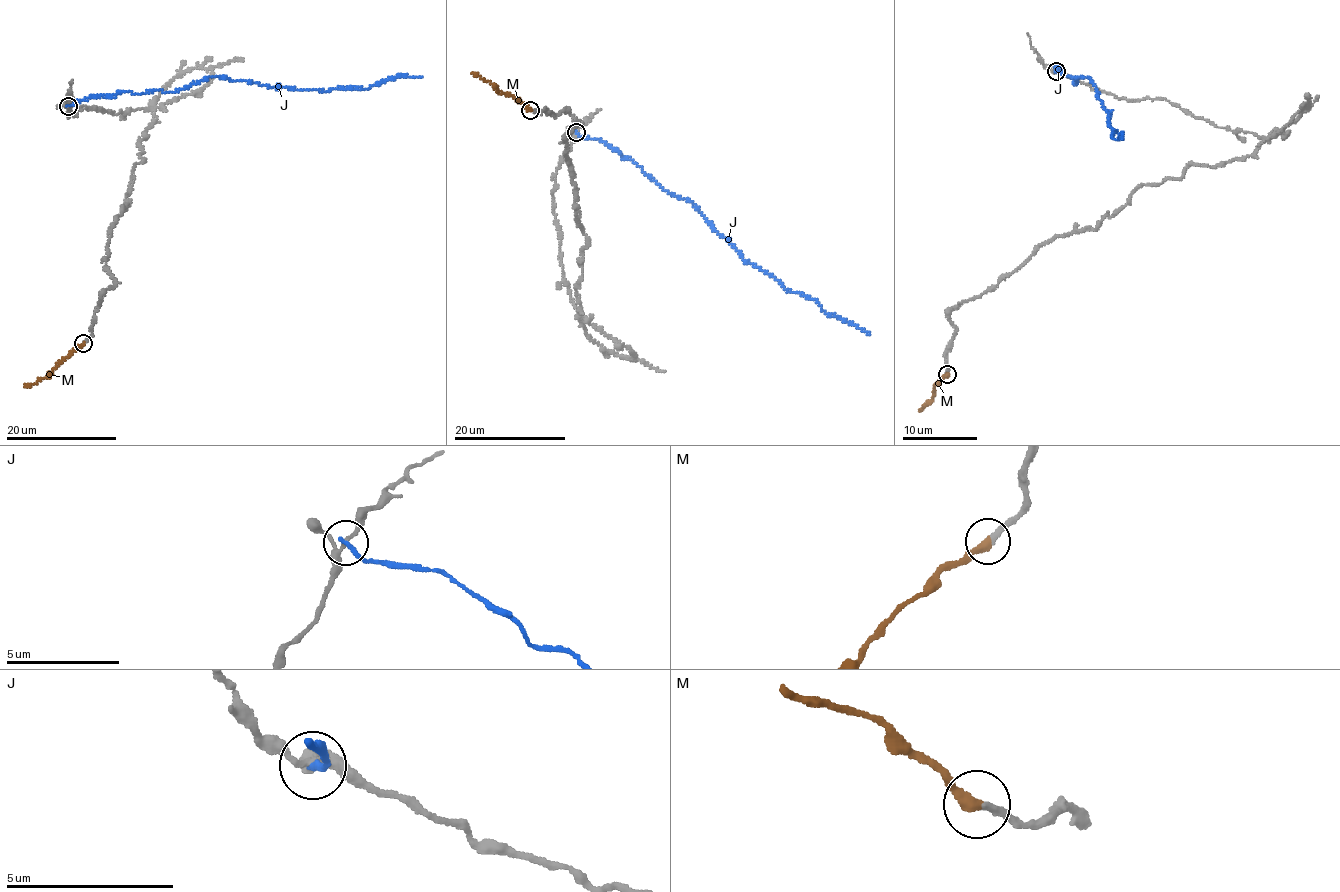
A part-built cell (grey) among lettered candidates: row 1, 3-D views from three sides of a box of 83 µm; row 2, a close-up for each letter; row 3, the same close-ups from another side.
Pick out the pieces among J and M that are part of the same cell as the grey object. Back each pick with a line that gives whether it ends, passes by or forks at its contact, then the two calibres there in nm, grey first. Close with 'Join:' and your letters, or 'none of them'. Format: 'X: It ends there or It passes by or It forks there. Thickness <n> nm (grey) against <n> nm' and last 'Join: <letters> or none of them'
M: It ends there. Thickness 240 nm (grey) against 360 nm
Join: M

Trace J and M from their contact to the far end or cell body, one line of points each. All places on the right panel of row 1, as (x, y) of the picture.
J: (1056, 72), (1053, 66), (1063, 67), (1074, 85), (1085, 77), (1092, 81), (1116, 130), (1110, 136), (1122, 139)
M: (946, 374), (934, 387), (934, 395), (919, 409)

